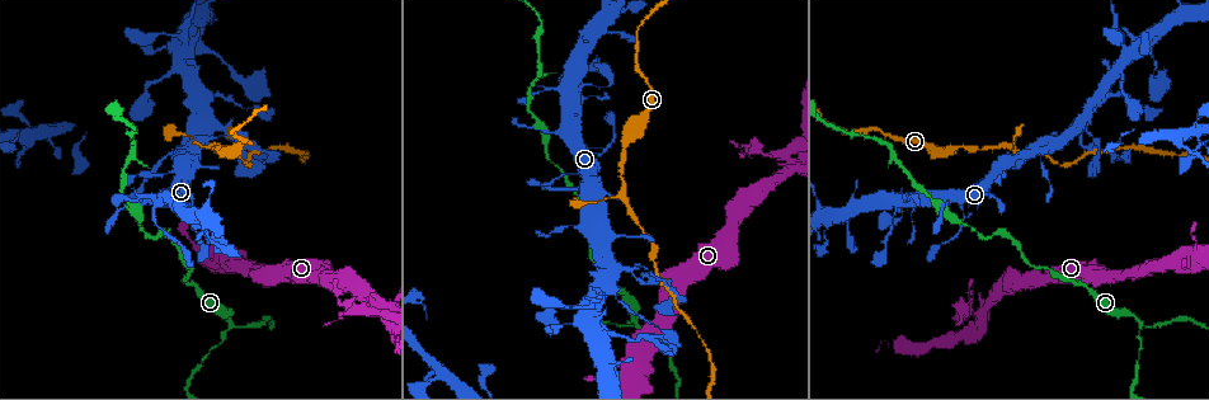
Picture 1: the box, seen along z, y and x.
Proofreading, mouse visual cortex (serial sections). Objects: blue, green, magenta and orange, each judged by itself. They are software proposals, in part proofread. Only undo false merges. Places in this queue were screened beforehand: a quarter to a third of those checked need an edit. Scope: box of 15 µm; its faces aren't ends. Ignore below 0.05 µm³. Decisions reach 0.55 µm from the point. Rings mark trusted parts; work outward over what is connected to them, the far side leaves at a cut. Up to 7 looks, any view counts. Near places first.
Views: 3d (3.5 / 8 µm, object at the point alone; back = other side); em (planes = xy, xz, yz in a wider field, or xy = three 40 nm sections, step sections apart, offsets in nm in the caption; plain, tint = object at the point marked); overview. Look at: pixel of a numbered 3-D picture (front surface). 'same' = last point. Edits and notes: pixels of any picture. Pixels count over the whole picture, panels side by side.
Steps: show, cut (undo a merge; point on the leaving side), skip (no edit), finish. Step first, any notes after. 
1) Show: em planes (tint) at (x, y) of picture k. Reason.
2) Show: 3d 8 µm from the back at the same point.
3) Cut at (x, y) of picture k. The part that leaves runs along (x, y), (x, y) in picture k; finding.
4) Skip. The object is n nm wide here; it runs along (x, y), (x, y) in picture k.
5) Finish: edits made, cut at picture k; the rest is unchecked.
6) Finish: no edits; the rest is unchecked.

Show: 3d 3.5 µm at (1138, 321) of picture 1. Arms part here.

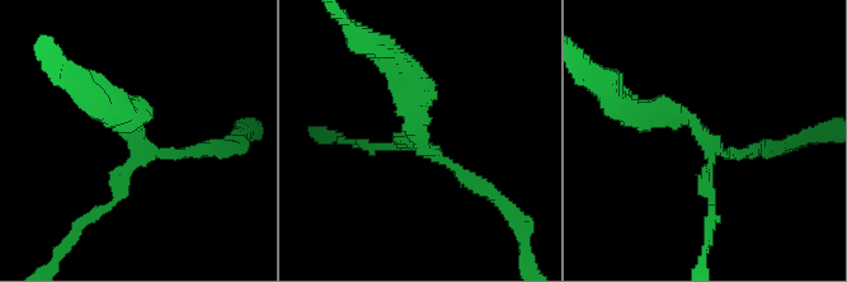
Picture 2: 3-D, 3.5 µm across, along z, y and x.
Show: em xy step 5 (tint) at (137, 144) of picture 2. 3 arms meet here; the arms are 150, 200, 350 nm wide.

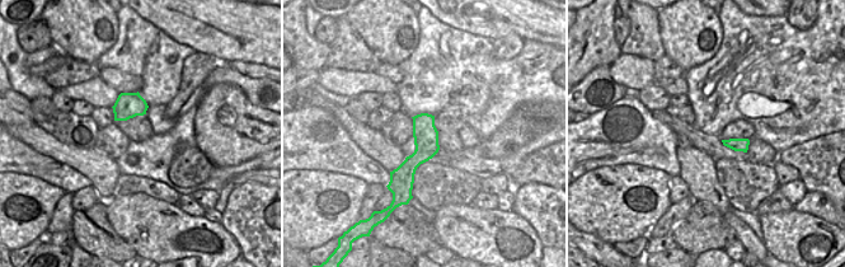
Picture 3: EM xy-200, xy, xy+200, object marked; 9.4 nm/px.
Skip. It runs along (425, 116), (425, 150), (404, 183) in picture 3; one cell here.

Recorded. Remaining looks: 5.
Show: 3d 8 µm from the back at (1086, 133) of picture 1. Thin arm on a thick one.

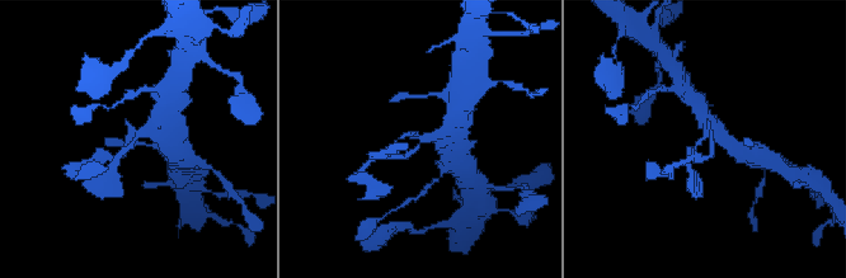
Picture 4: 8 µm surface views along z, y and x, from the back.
Show: 3d 3.5 µm at (712, 137) of picture 4. Closer look.

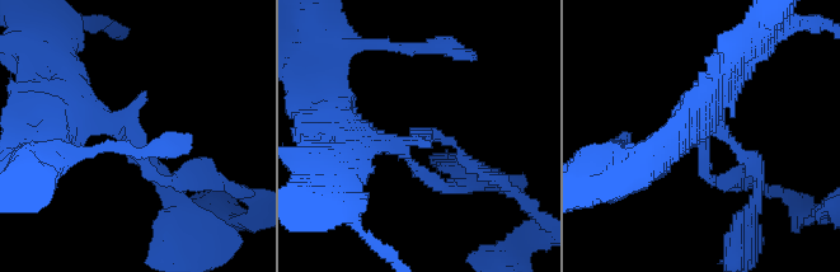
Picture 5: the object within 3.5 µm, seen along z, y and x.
Skip. It runs along (55, 116), (125, 123), (179, 182) in picture 5; continuous, no second cell.

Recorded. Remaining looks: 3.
Show: 3d 3.5 µm at (272, 157) of picture 1. Abrupt turn.

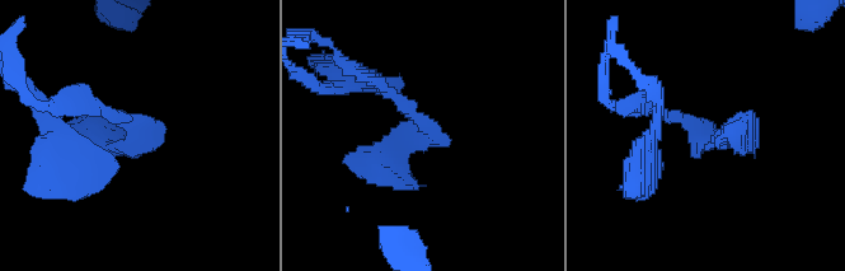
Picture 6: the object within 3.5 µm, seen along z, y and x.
Show: em xy step 1 (tint) at (693, 133) of picture 6.

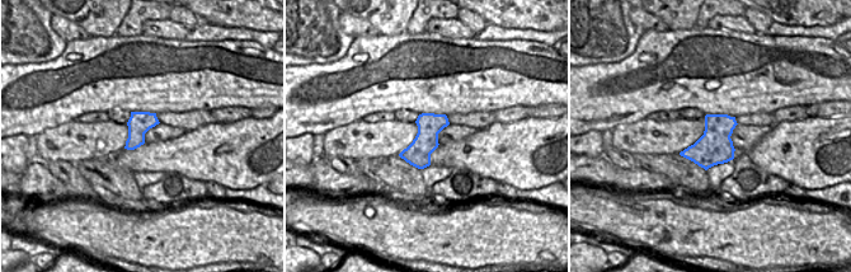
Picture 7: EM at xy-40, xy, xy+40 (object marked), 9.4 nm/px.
Skip. It runs along (643, 107), (731, 130) in picture 6; one cell here.

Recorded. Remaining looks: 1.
Finish: no edits; the rest is unchecked.

